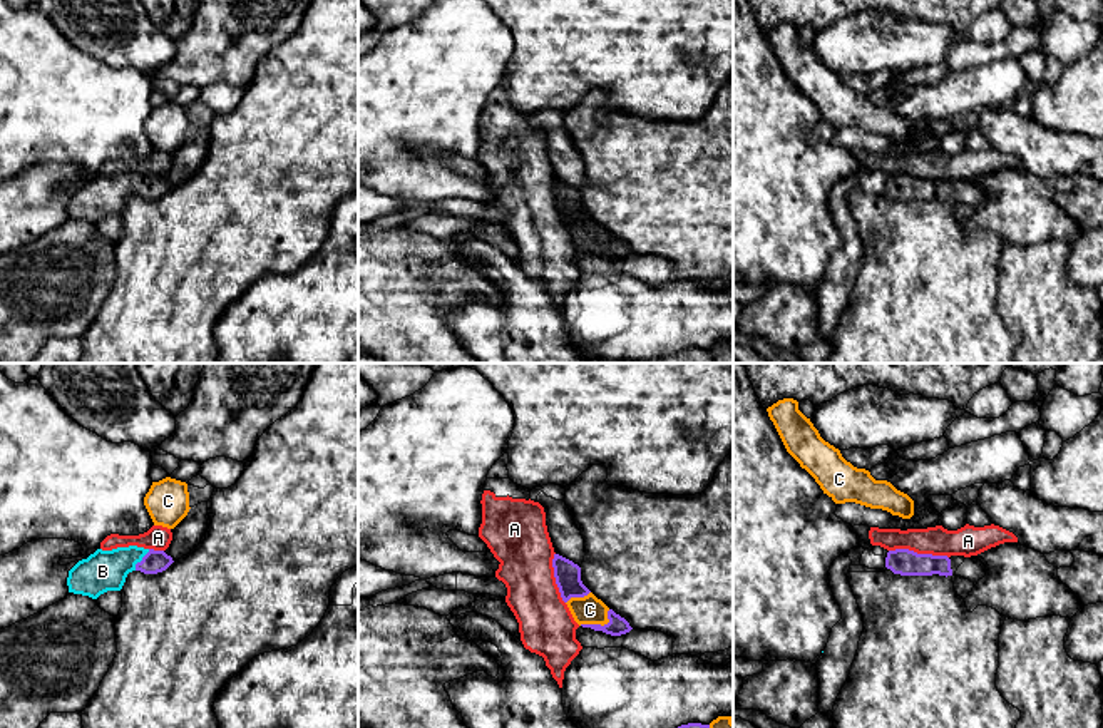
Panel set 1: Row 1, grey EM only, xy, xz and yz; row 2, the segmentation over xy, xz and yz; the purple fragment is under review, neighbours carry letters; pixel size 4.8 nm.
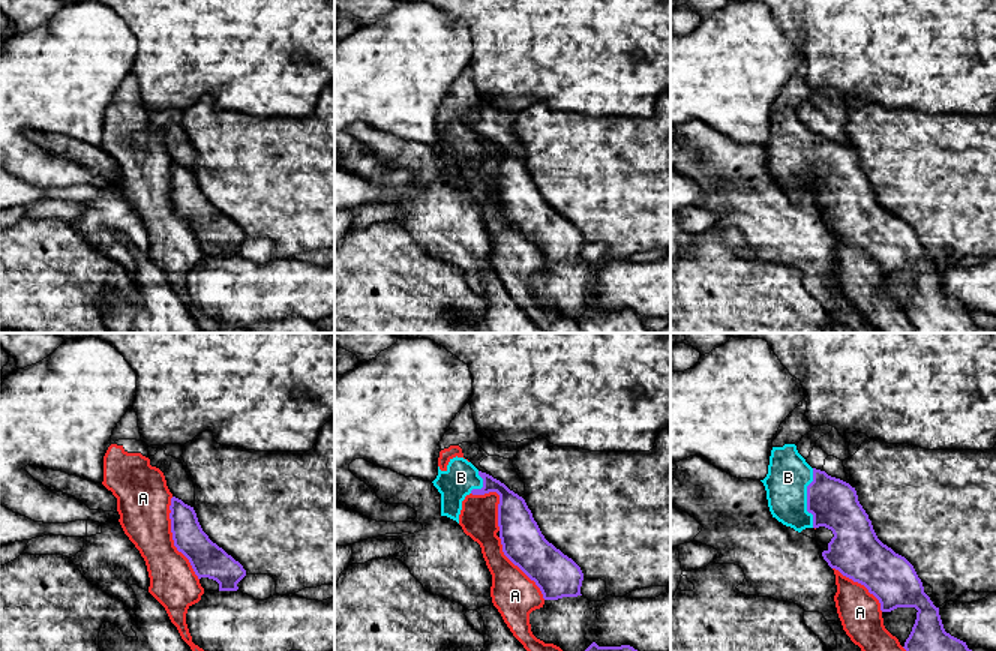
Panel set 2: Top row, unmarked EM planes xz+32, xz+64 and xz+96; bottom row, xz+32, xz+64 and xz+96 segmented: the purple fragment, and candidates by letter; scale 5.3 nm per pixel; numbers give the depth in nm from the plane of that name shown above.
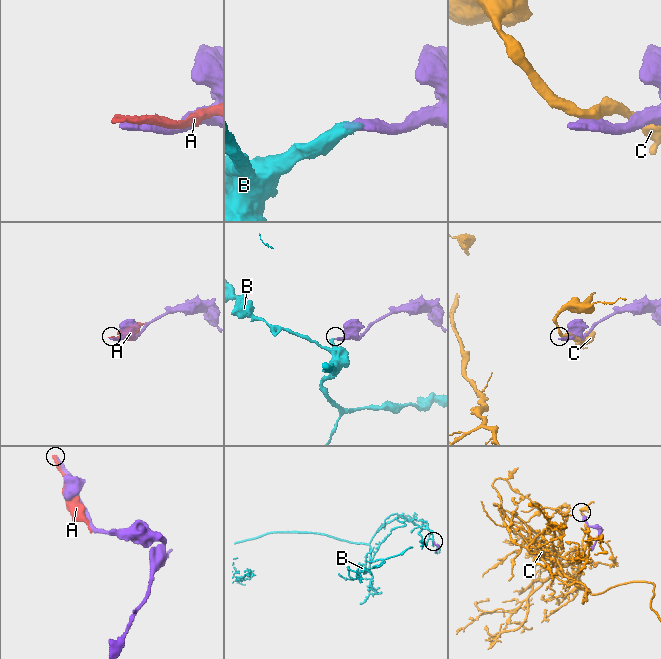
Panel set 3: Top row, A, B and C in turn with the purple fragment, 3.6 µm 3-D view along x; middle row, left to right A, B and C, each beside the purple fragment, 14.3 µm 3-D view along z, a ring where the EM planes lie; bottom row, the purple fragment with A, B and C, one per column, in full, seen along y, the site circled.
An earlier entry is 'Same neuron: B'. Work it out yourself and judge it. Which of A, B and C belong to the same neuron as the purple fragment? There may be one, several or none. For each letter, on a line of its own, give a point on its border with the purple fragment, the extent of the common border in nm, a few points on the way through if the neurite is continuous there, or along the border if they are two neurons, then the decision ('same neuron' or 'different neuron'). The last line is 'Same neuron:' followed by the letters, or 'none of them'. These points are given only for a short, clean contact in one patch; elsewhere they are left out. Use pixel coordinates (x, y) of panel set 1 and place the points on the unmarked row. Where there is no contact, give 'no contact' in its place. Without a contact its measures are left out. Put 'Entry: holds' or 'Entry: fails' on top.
Entry: holds
A: yz (919, 179) | 300 nm | different neuron
B: xy (143, 184) | 130 nm | across xy (154, 186), (143, 184), (123, 184), (102, 196) | same neuron
C: xz (600, 250) | 170 nm | different neuron
Same neuron: B

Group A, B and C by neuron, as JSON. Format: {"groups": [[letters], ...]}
{"groups": [["A"], ["B"], ["C"]]}

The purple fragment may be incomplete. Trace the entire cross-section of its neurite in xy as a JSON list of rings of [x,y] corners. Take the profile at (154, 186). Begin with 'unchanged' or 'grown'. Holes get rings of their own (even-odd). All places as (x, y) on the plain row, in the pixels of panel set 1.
grown; [[[137,171],[112,176],[97,174],[69,196],[69,218],[97,224],[107,216],[121,216],[127,199],[132,196],[157,199],[166,196],[172,187],[172,182],[164,176]]]

